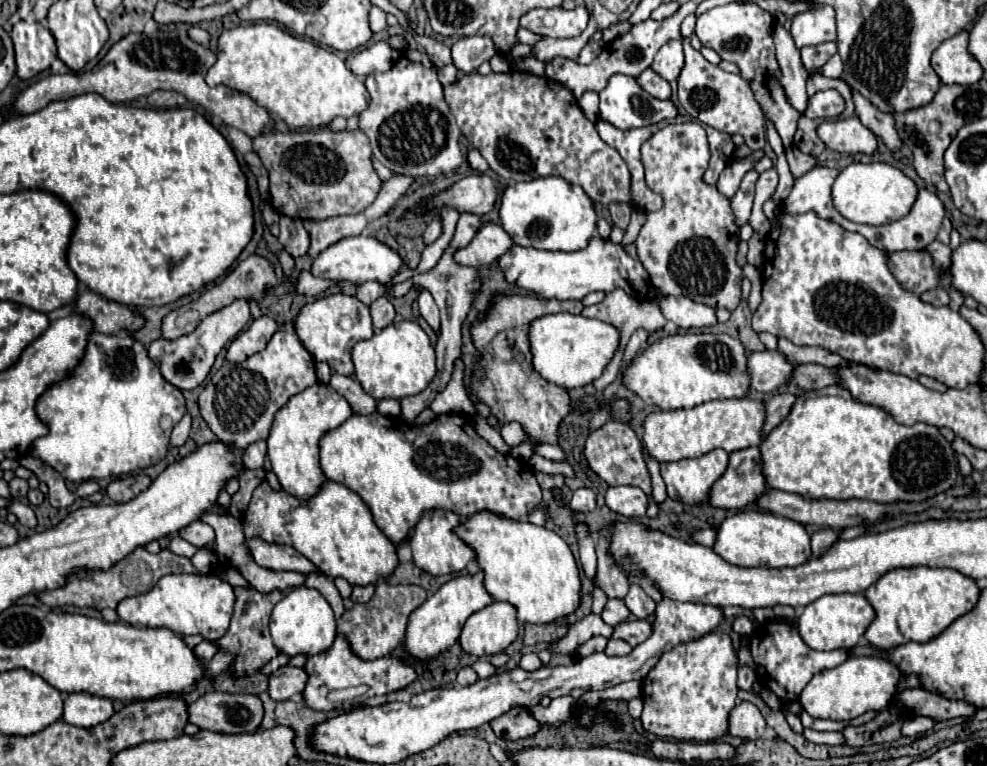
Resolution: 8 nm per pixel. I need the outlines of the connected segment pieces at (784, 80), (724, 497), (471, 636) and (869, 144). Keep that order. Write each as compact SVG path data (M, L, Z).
M776 27L774 31L774 45L776 45L776 59L782 69L780 85L784 87L788 103L798 111L806 111L808 95L806 95L806 79L808 73L802 67L800 51L792 41L792 35L784 27Z
M748 447L730 455L726 473L714 483L710 491L710 505L746 509L768 491L770 487L762 471L760 447Z
M494 601L468 617L460 635L460 645L470 655L490 657L502 653L518 637L518 631L516 607Z
M856 117L824 121L818 125L818 135L838 153L874 153L876 151L876 135L860 123Z

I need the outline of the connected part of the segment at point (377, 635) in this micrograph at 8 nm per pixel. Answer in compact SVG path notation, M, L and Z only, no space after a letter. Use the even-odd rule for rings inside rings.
M380 583L374 597L364 605L354 605L338 619L338 633L344 635L352 651L360 659L378 659L390 655L404 643L408 629L408 615L426 601L426 591L416 585L388 585Z

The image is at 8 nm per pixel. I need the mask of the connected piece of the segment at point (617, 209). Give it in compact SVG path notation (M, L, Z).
M612 203L610 205L610 215L612 215L612 223L616 227L626 229L630 223L630 213L632 213L632 205L630 203Z

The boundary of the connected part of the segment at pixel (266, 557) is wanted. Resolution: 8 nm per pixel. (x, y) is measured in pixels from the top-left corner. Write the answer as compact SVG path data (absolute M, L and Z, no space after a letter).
M246 539L244 545L250 557L260 567L274 569L274 571L300 571L300 573L316 571L316 567L304 555L300 555L294 547L264 543L264 539Z

